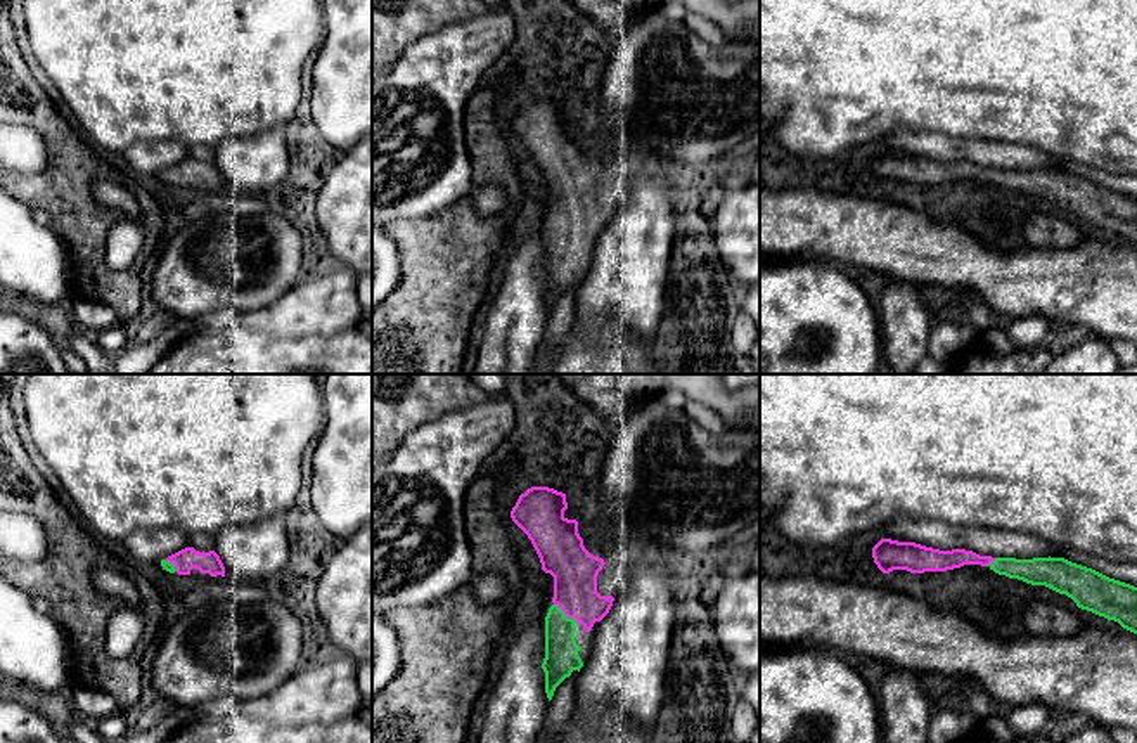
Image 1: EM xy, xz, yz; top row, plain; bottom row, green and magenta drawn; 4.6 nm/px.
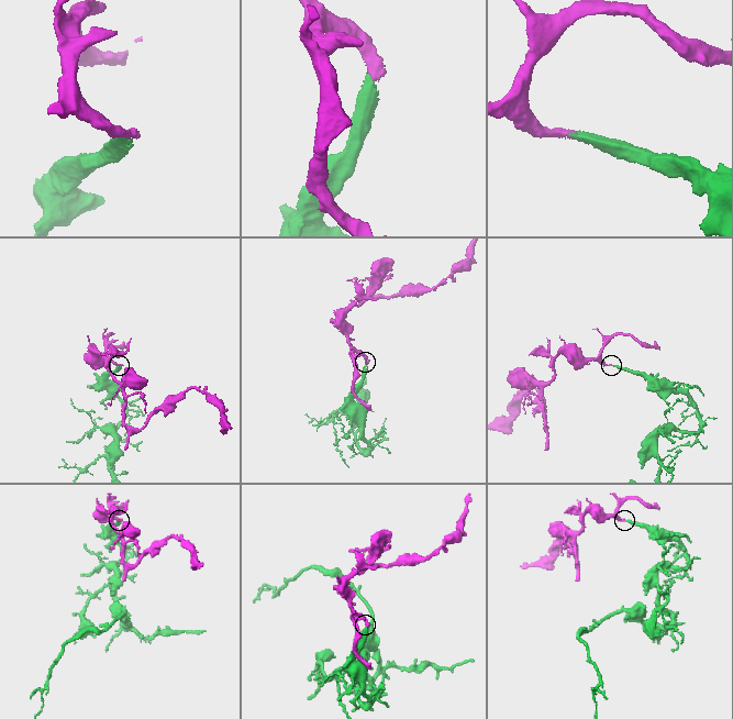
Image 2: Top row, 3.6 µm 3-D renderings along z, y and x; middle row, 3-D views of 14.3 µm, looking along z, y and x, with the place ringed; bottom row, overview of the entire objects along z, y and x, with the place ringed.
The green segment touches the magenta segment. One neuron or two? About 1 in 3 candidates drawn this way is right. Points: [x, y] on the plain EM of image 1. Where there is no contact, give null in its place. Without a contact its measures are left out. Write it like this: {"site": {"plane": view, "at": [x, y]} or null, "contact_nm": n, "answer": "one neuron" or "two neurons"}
{"site": {"plane": "xz", "at": [565, 227]}, "contact_nm": 140, "answer": "one neuron"}

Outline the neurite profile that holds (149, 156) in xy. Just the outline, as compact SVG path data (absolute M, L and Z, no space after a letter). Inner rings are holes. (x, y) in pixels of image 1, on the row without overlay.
M142 140L121 152L142 175L157 175L189 158L189 147L175 140Z

